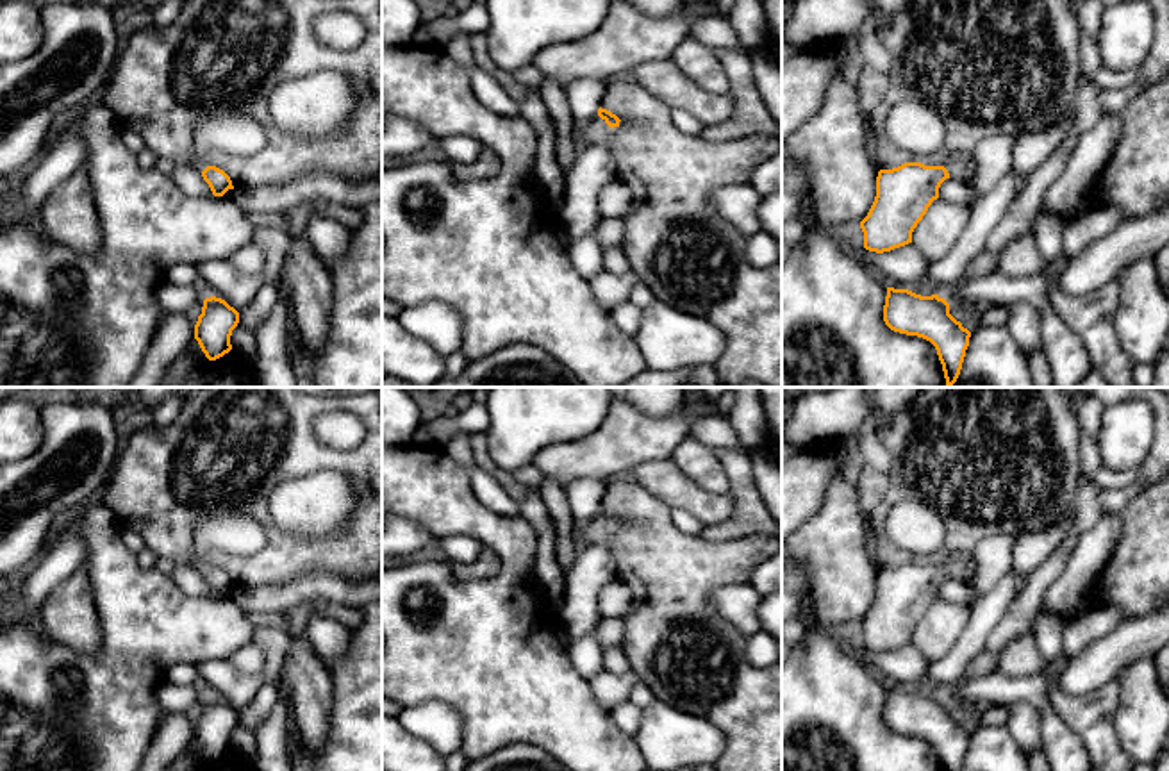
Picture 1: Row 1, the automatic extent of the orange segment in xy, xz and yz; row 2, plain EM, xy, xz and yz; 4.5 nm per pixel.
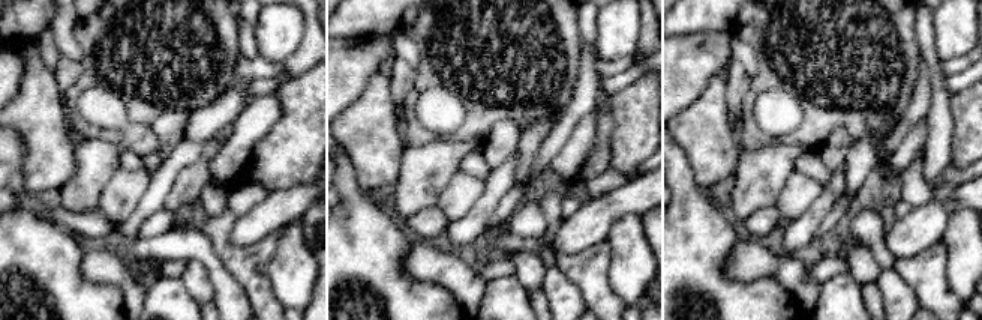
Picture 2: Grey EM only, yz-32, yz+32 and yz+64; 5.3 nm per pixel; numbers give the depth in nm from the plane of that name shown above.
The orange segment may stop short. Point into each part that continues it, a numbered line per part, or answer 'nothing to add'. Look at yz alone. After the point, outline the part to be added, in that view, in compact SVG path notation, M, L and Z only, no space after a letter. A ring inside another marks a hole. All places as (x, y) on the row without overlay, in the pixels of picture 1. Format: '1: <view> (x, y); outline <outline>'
1: yz (961, 566); outline M953 551L942 566L951 578L962 582L971 582L976 573L976 559L973 553Z

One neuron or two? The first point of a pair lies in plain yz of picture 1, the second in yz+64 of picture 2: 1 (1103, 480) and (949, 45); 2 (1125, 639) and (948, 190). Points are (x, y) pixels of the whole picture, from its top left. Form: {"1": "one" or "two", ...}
{"1": "two", "2": "two"}

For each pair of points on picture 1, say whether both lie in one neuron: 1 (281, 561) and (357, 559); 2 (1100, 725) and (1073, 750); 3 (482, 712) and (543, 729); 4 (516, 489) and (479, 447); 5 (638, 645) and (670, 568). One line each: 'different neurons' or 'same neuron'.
1: same neuron
2: different neurons
3: same neuron
4: same neuron
5: same neuron

